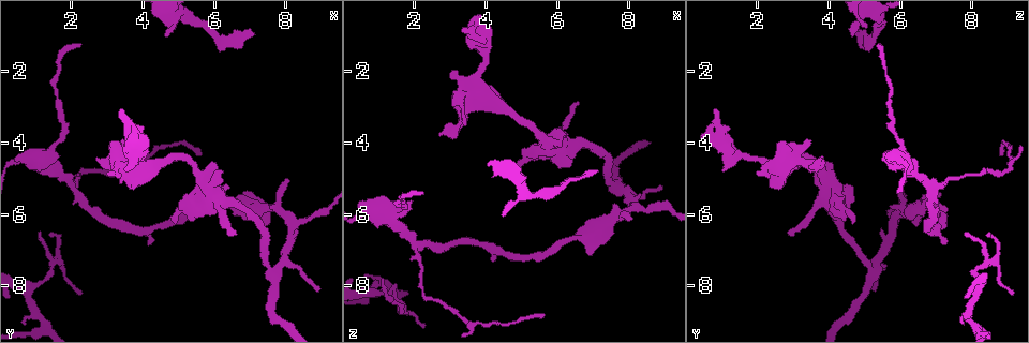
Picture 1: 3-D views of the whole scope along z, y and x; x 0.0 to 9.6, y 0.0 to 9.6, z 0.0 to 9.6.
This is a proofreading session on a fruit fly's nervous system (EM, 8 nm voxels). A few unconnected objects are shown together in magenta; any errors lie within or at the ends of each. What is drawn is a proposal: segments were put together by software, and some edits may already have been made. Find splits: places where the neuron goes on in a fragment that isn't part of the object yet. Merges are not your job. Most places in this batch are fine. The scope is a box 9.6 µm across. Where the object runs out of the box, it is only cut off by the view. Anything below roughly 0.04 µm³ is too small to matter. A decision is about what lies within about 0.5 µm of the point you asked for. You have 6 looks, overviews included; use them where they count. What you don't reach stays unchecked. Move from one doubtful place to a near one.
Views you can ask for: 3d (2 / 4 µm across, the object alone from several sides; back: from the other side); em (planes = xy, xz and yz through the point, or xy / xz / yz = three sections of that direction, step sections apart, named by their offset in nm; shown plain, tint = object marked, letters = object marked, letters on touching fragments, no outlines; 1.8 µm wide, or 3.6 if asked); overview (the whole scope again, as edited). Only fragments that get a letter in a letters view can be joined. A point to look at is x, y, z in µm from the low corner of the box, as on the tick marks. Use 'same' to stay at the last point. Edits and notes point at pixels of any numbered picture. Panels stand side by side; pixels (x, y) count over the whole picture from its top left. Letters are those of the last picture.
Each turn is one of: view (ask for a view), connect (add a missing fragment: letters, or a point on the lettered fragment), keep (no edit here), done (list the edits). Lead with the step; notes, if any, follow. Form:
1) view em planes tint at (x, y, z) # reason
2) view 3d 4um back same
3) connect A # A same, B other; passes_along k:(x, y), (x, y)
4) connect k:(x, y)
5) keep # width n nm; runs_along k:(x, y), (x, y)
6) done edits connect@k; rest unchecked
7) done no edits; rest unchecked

view em 3.6um planes letters at (6.25, 1.45, 5.00) # thin end

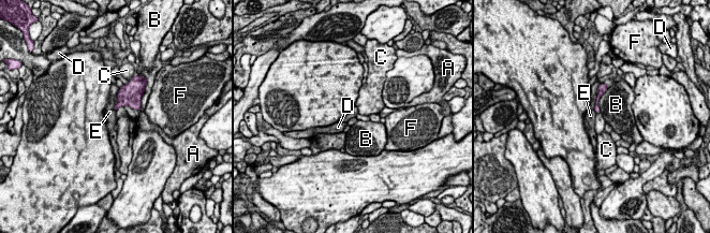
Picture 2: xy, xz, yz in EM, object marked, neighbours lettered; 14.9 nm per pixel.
keep # A other, B other, C other, D other, E other, F other; border 2:(601, 84), (596, 90), (595, 113); no lettered fragment goes on from it

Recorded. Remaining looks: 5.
view 3d 2um back at (4.50, 0.60, 4.85) # tapers out

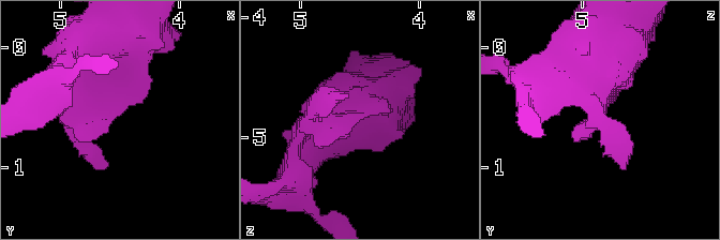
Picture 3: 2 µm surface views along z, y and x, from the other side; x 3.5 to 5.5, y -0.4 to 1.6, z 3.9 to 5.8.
view em planes tint at (4.54, 0.58, 4.86)

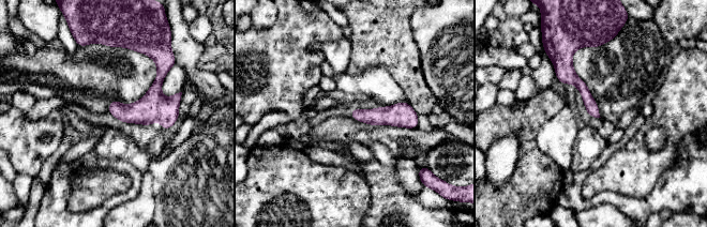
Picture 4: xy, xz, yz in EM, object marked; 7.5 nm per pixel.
view em planes letters same

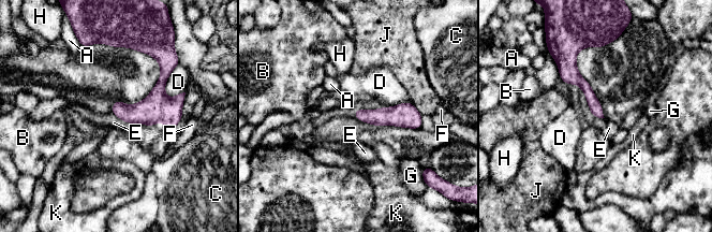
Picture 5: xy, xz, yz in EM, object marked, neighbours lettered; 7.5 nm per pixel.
keep # A other, B other, C other, D other, E other, F other, G other, H other, J other, K other; none of them fits

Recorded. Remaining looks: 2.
view 3d 4um at (3.20, 4.85, 1.95) # thick end

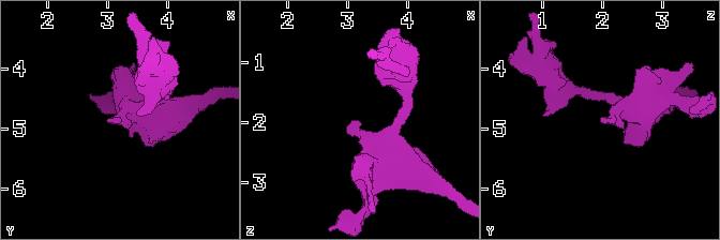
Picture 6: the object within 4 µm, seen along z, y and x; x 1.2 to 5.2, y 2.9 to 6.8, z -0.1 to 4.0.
view em planes letters at (3.15, 4.85, 1.90)

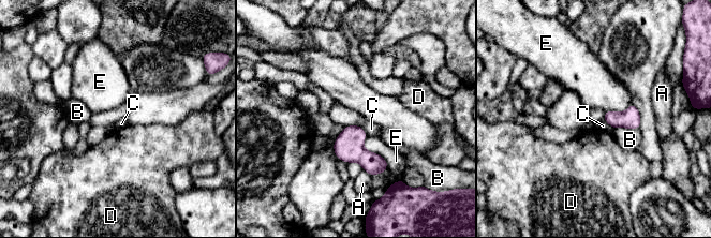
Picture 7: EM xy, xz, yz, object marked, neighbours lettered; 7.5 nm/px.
keep # A other, B other, C other, D other, E other; border 7:(358, 125), (367, 135); no lettered fragment goes on from it

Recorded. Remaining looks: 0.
done no edits; rest unchecked

